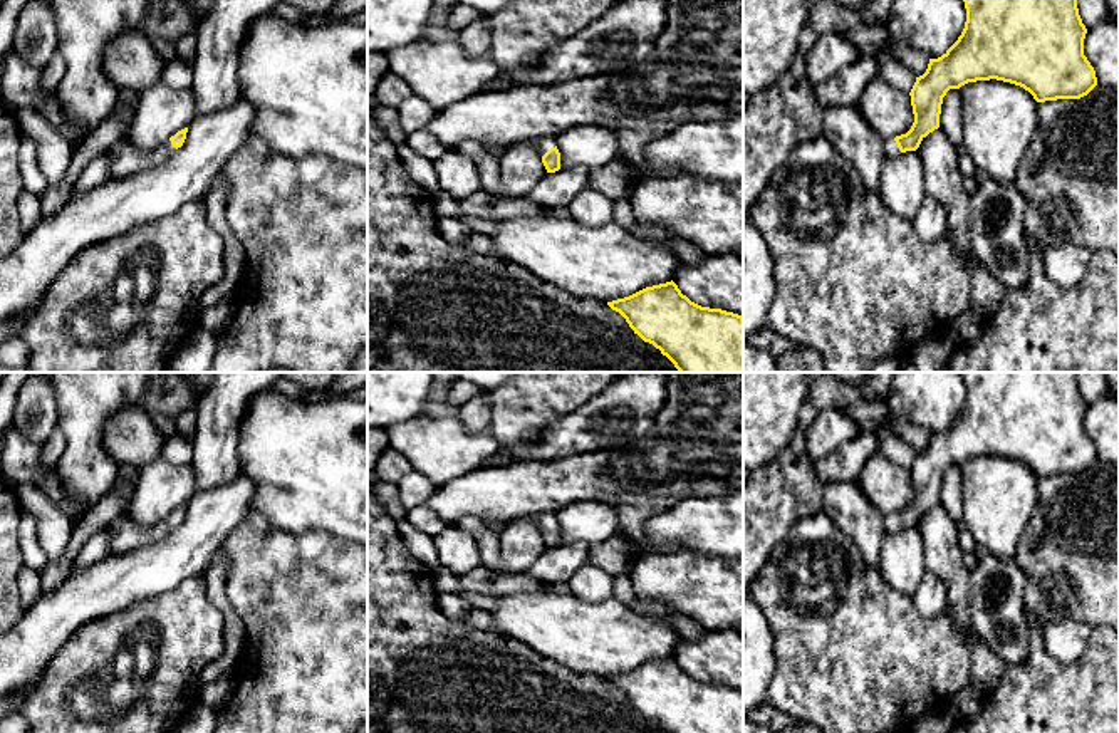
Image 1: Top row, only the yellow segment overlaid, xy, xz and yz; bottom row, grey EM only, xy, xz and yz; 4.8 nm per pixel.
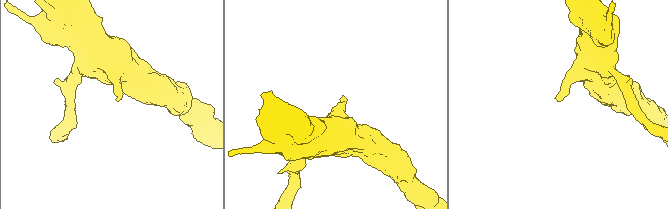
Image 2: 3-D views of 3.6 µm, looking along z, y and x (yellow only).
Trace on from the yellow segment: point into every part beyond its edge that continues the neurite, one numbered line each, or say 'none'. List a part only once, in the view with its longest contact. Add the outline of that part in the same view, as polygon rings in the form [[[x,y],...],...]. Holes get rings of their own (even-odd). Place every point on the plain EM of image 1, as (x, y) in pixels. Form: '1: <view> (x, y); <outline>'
1: xz (542, 522); [[[530,515],[523,518],[533,520],[540,532],[544,532],[550,523],[557,522],[555,515]]]

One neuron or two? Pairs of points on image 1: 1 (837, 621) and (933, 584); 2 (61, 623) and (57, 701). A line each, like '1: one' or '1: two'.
1: two
2: two

